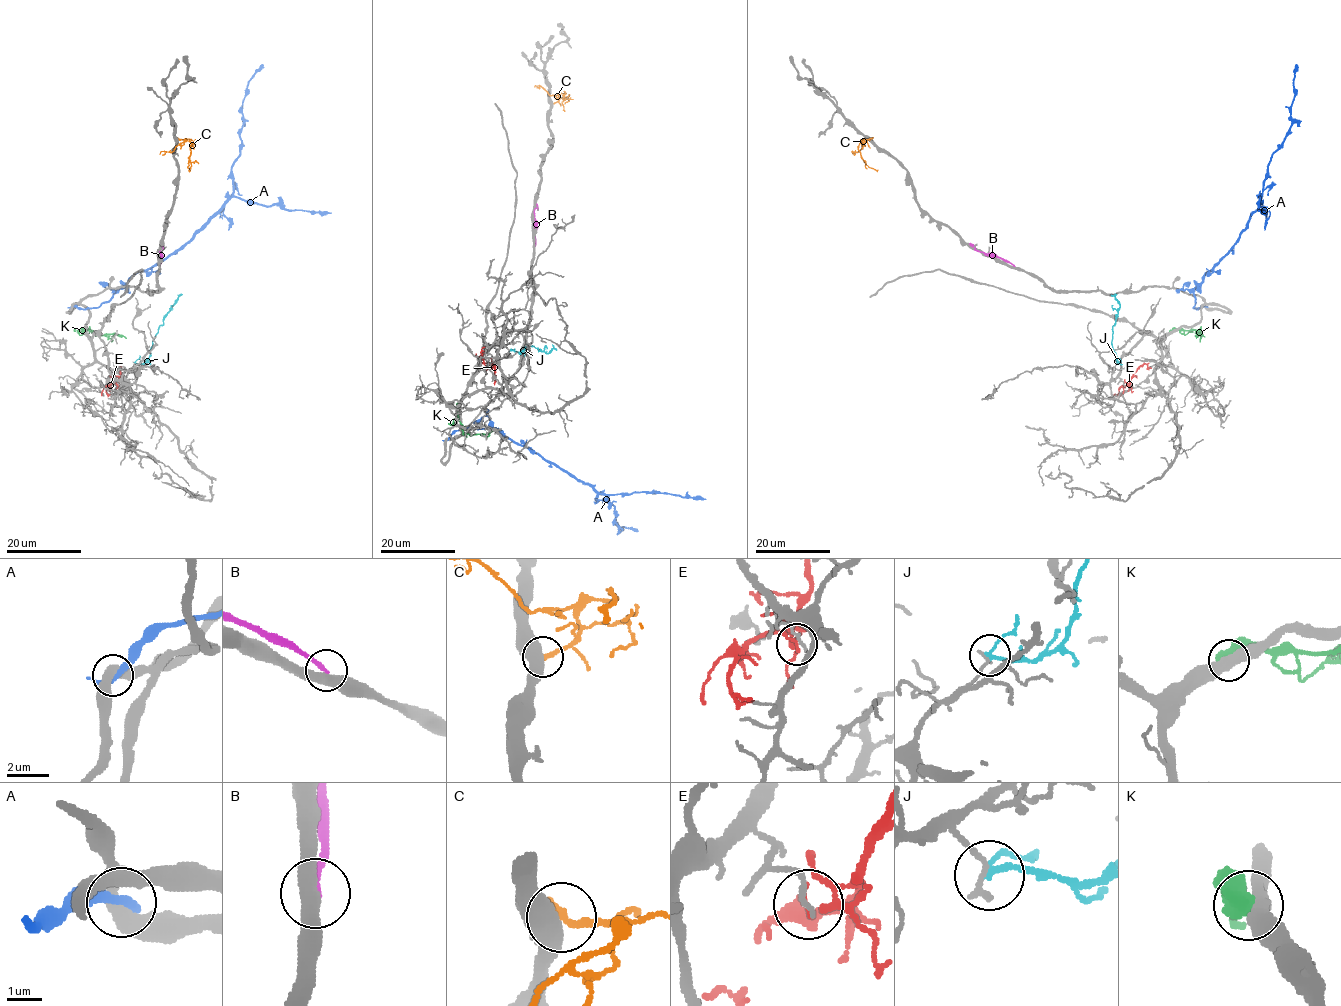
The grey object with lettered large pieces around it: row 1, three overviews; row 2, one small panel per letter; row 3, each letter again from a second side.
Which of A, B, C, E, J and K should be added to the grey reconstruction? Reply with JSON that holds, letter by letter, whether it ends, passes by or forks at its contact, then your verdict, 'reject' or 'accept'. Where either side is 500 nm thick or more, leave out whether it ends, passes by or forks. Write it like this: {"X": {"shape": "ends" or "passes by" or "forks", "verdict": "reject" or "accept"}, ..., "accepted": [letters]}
{"A": {"shape": "ends", "verdict": "reject"}, "B": {"shape": "ends", "verdict": "reject"}, "C": {"verdict": "reject"}, "E": {"shape": "ends", "verdict": "reject"}, "J": {"shape": "passes by", "verdict": "reject"}, "K": {"verdict": "reject"}, "accepted": []}

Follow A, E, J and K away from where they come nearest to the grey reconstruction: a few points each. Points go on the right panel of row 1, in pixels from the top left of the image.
A: (1206, 306), (1193, 307), (1195, 303), (1194, 290), (1226, 254), (1258, 208), (1267, 165), (1291, 125), (1296, 64)
E: (1124, 385), (1141, 366), (1145, 364), (1151, 368)
J: (1117, 363), (1112, 345), (1113, 327), (1119, 307), (1116, 294)
K: (1171, 331), (1195, 329), (1201, 334), (1196, 338)

